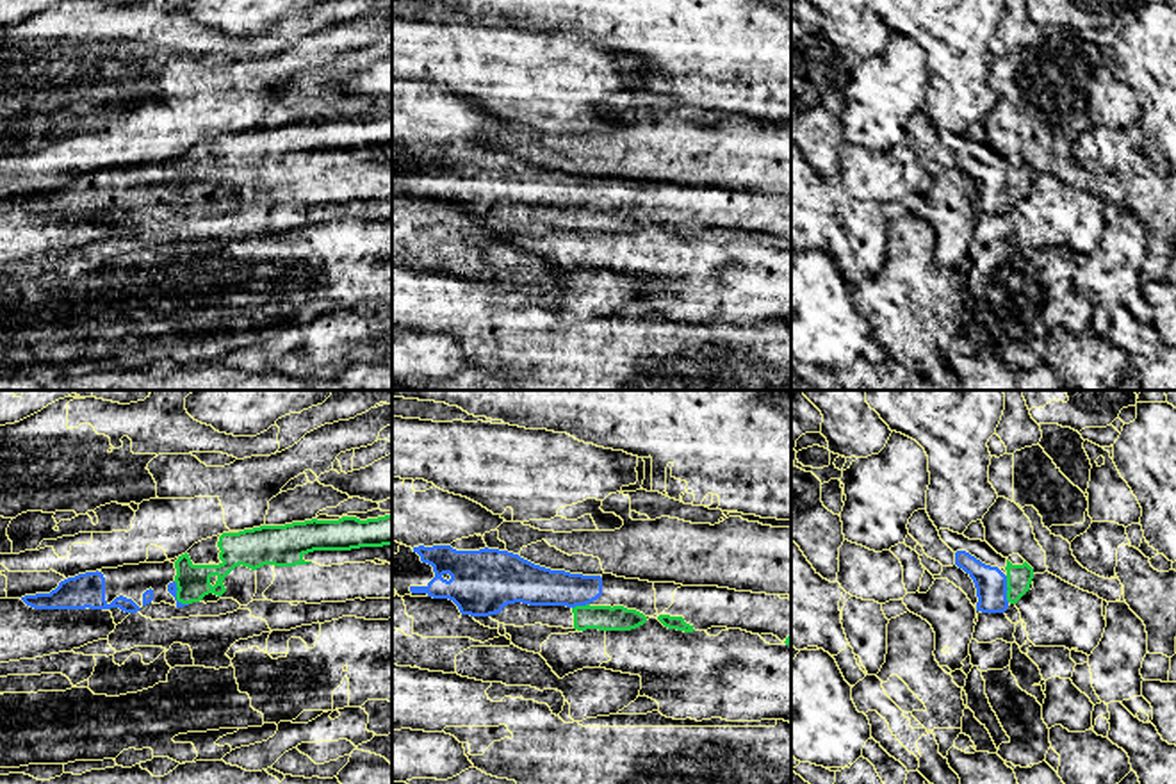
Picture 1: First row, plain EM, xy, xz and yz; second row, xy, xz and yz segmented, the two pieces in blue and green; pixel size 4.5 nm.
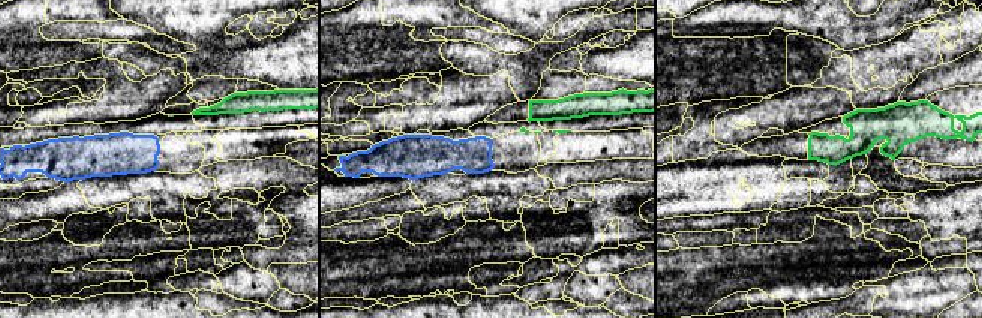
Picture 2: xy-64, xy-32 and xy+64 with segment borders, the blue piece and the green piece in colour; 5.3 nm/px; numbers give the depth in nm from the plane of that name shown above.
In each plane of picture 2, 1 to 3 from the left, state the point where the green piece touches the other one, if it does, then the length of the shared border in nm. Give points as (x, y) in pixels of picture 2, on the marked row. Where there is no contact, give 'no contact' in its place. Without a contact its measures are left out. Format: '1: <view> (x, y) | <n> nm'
1: no contact
2: no contact
3: no contact

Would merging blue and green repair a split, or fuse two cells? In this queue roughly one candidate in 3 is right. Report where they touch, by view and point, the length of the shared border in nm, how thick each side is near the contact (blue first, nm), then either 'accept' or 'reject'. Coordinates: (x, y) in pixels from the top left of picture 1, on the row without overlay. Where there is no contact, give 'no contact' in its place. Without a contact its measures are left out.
meets blue in yz at (1007, 189); contact 120 nm long; 140 nm thick on the blue side, 110 nm on the other; accept

